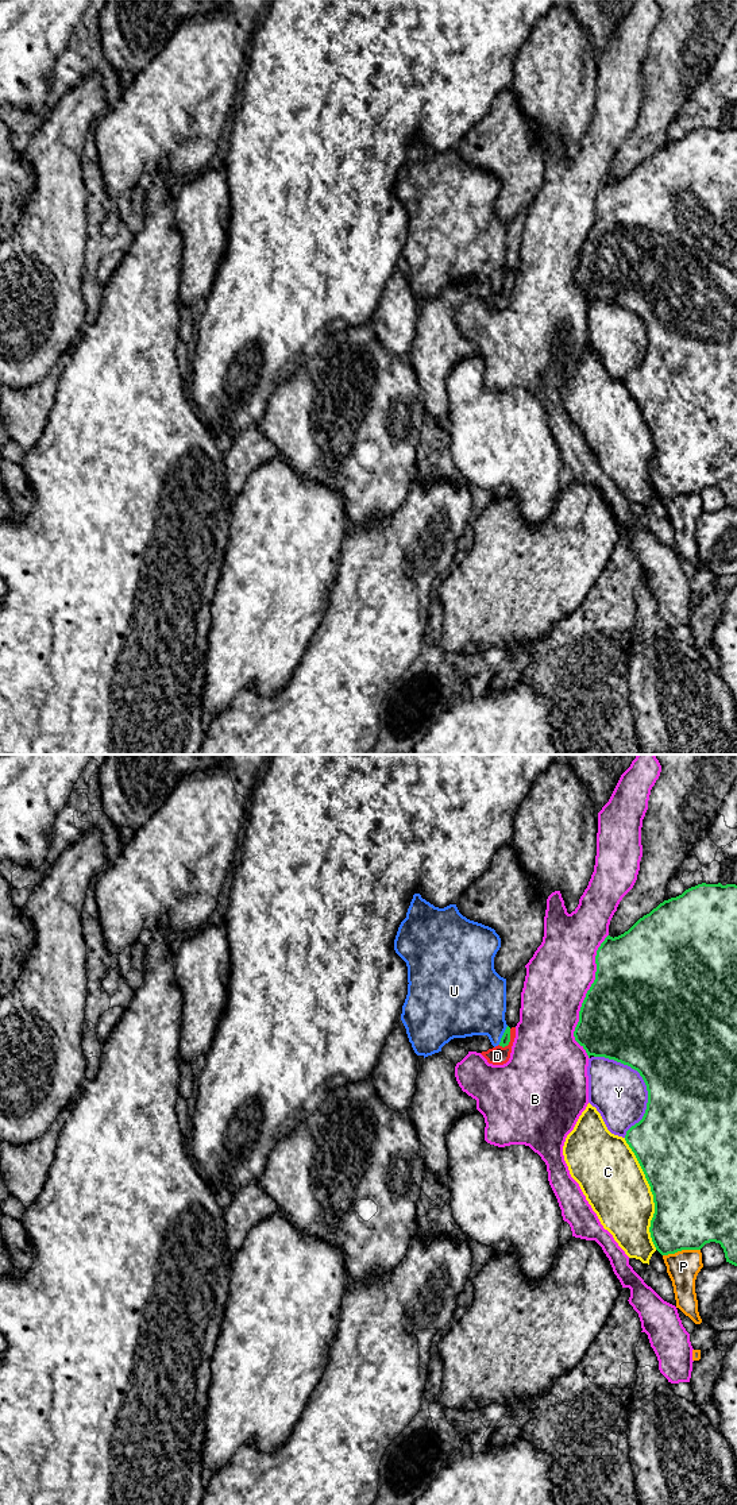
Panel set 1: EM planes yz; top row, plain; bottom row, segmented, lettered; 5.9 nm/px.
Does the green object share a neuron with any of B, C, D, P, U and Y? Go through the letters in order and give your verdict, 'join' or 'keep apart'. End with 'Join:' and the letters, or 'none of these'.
B: keep apart
C: keep apart
D: join
P: keep apart
U: keep apart
Y: keep apart
Join: D

